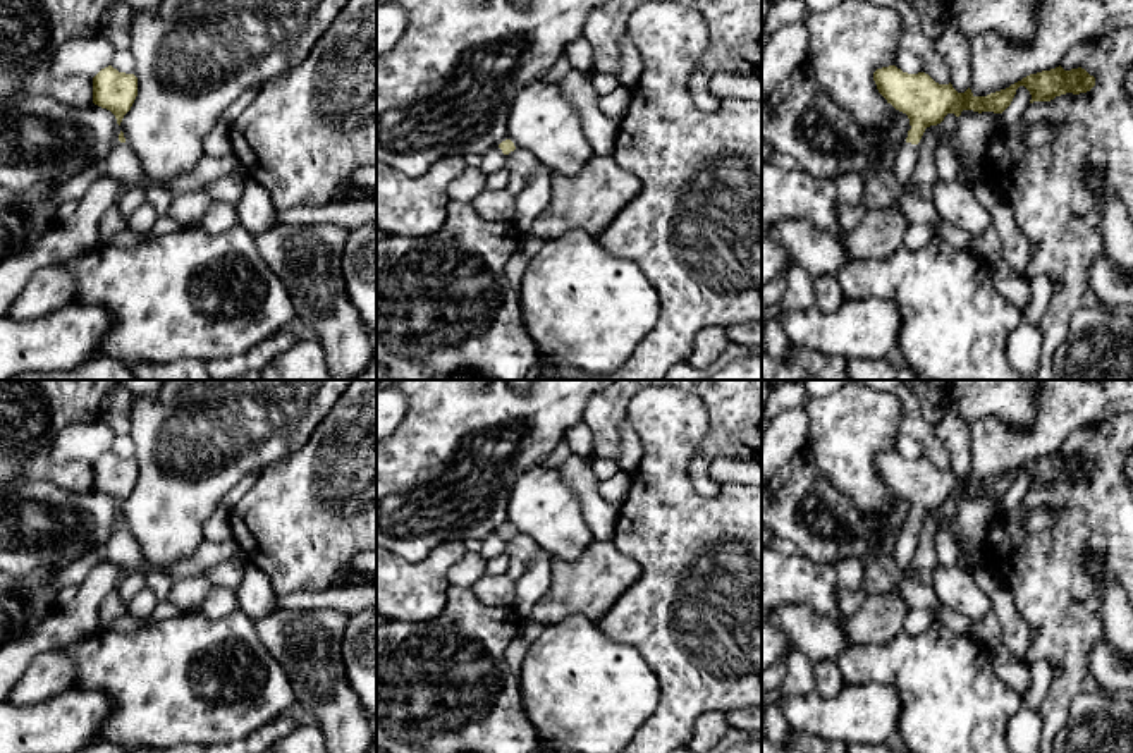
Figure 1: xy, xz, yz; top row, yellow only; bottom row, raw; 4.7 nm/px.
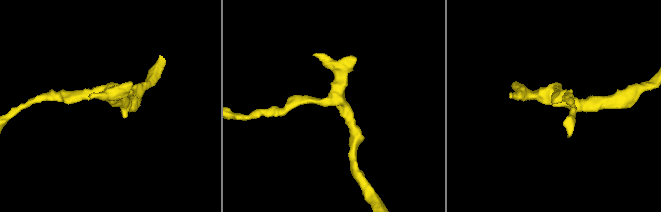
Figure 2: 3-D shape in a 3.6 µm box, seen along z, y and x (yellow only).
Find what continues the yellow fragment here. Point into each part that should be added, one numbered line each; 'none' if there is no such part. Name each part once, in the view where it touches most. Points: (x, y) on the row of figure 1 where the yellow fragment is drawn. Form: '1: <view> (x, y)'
1: yz (906, 159)

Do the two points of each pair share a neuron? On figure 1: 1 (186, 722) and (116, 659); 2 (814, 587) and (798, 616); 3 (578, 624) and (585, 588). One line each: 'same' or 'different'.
1: same
2: different
3: different

